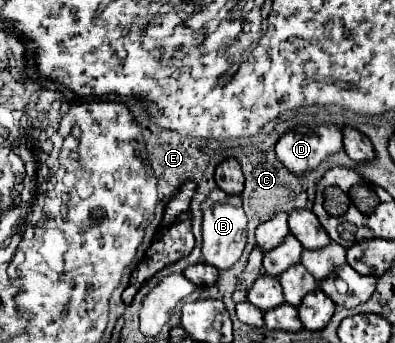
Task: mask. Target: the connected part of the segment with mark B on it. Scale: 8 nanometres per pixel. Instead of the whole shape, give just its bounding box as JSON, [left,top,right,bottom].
[202,189,246,269]

